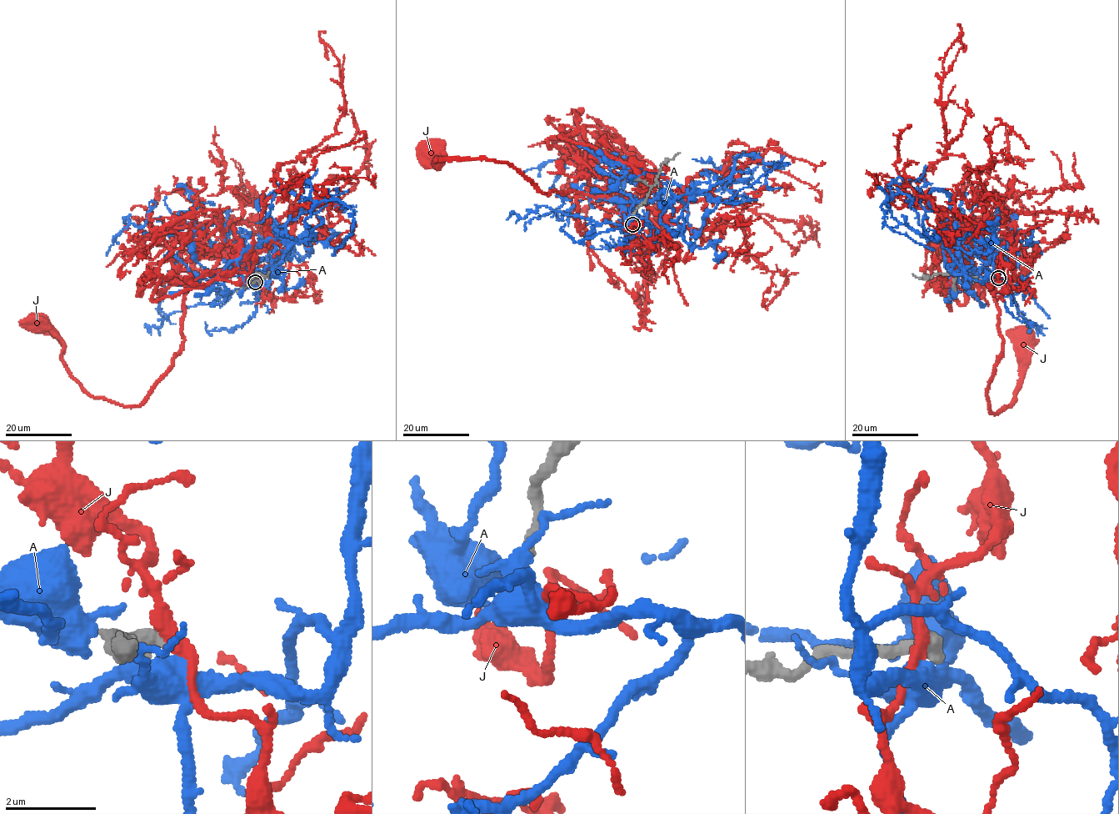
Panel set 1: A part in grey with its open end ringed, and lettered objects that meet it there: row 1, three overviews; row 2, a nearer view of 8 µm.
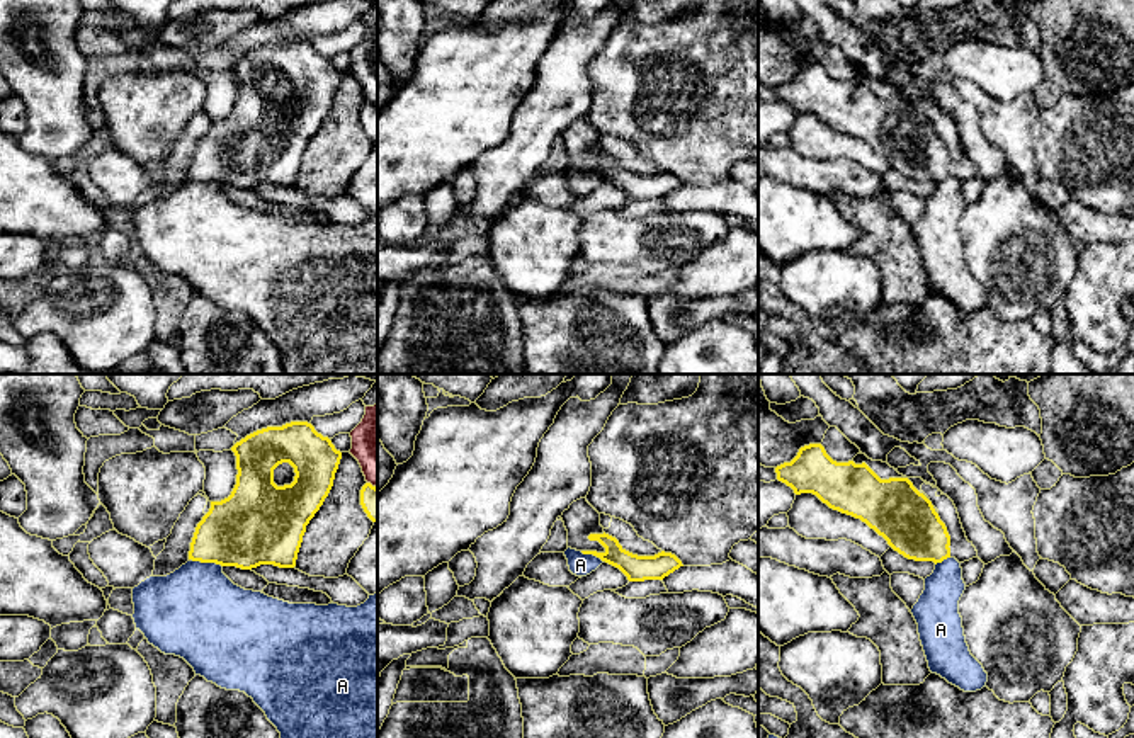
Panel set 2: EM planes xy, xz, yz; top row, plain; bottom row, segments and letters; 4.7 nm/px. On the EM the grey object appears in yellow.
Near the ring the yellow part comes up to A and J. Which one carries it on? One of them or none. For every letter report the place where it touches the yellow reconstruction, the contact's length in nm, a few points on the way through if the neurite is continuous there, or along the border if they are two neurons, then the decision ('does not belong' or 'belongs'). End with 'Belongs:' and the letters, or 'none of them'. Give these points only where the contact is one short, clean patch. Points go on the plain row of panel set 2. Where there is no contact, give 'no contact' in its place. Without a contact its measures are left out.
A: meets yellow in xy at (206, 181); contact 160 nm long; border along xy (191, 177), (215, 181), (221, 186); does not belong
J: meets yellow in xy at (371, 104); contact 60 nm long; border along xy (368, 101), (376, 107); does not belong
Belongs: none of them

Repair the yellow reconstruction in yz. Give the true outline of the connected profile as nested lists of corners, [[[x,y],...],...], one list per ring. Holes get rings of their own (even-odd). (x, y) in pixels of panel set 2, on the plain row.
[[[821,63],[799,68],[791,82],[775,87],[777,99],[796,114],[813,112],[830,128],[865,141],[887,163],[908,179],[942,182],[950,177],[950,155],[932,121],[908,97],[881,99],[865,82],[833,80]]]

